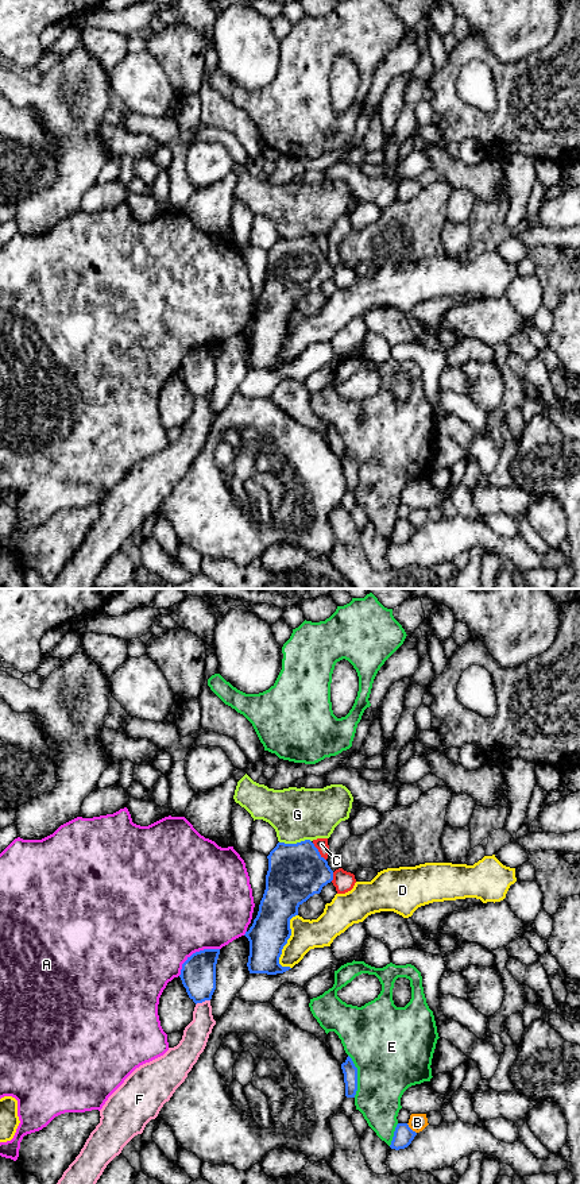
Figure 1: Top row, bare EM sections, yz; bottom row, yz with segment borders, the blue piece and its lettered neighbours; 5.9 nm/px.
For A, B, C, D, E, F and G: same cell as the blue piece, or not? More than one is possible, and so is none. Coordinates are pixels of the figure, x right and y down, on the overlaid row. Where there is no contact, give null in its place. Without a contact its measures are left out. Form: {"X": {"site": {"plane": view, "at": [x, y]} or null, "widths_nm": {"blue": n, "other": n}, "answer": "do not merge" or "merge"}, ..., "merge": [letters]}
{"A": {"site": {"plane": "yz", "at": [196, 952]}, "widths_nm": {"blue": 200, "other": 500}, "answer": "do not merge"}, "B": {"site": {"plane": "yz", "at": [410, 1129]}, "widths_nm": {"blue": 120, "other": 110}, "answer": "do not merge"}, "C": {"site": {"plane": "yz", "at": [318, 852]}, "widths_nm": {"blue": 340, "other": 80}, "answer": "do not merge"}, "D": {"site": {"plane": "yz", "at": [287, 938]}, "widths_nm": {"blue": 240, "other": 180}, "answer": "do not merge"}, "E": {"site": {"plane": "yz", "at": [356, 1076]}, "widths_nm": {"blue": 90, "other": 460}, "answer": "do not merge"}, "F": {"site": {"plane": "yz", "at": [202, 1001]}, "widths_nm": {"blue": 200, "other": 150}, "answer": "do not merge"}, "G": {"site": {"plane": "yz", "at": [294, 844]}, "widths_nm": {"blue": 340, "other": 320}, "answer": "do not merge"}, "merge": []}

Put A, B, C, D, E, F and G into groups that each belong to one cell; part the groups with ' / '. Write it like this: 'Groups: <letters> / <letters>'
Groups: A / B / C / D / E / F / G

